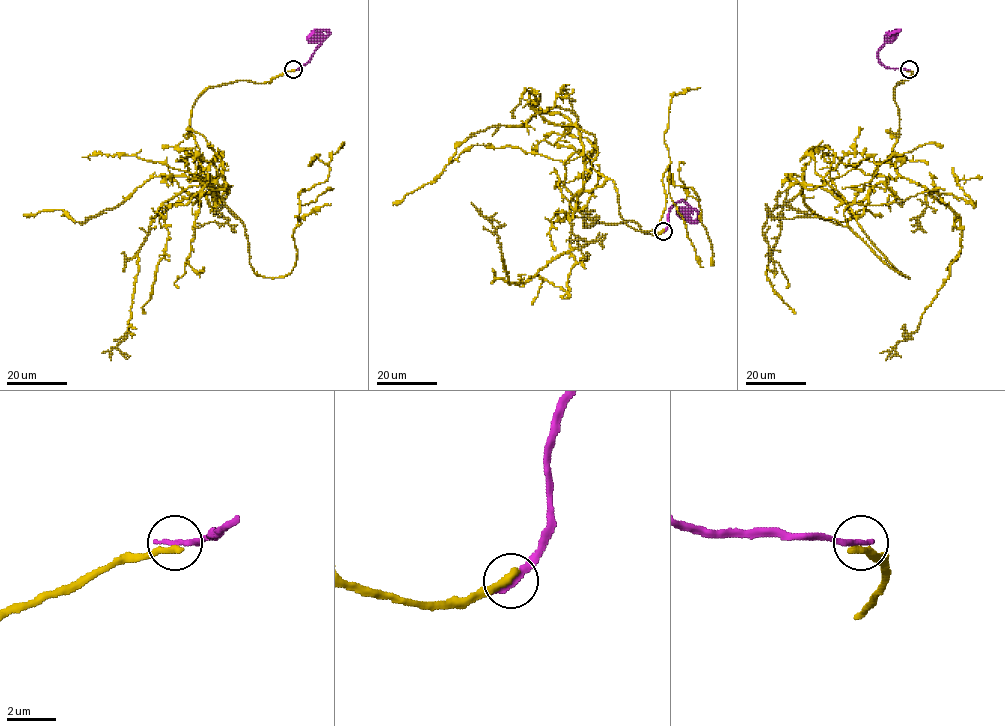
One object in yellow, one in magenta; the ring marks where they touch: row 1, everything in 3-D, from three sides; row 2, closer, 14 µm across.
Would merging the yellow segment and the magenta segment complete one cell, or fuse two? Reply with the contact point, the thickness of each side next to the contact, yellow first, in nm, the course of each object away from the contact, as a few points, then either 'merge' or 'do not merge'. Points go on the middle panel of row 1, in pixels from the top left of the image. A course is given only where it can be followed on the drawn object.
place (663, 231); calibres 360 and 300 nm; course yellow (663, 231), (559, 221), (577, 193), (611, 179), (623, 220), (652, 231), (669, 166), (700, 200), (712, 265); course magenta (663, 231), (667, 224), (668, 211), (683, 200), (690, 207), (683, 212); do not merge

